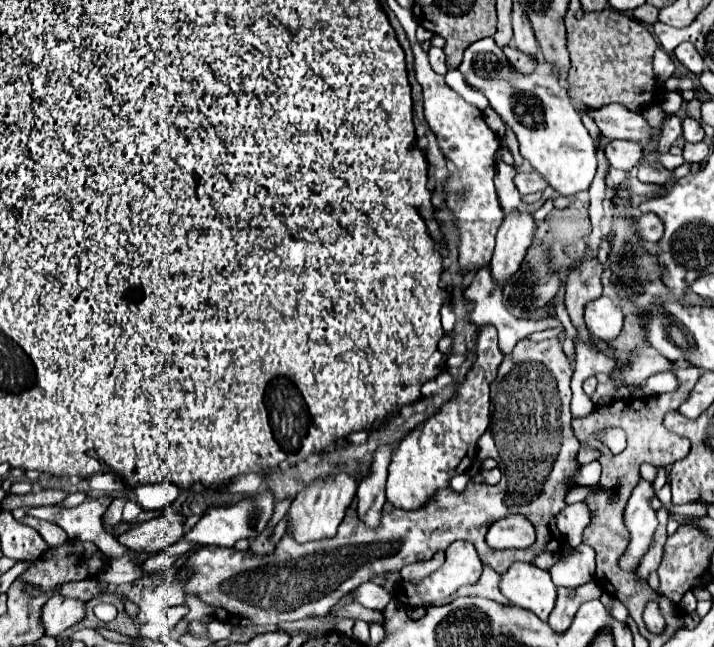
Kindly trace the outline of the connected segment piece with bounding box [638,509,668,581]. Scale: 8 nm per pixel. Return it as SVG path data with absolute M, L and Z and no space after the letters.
M658 509L656 515L658 515L658 523L660 523L660 525L658 525L658 529L656 529L656 535L654 535L654 541L652 541L648 553L644 555L644 559L642 559L640 567L638 567L638 579L640 579L640 581L646 581L648 575L658 569L660 557L662 557L662 547L664 547L664 541L666 541L666 537L668 537L668 533L666 533L666 521L668 521L666 509Z

